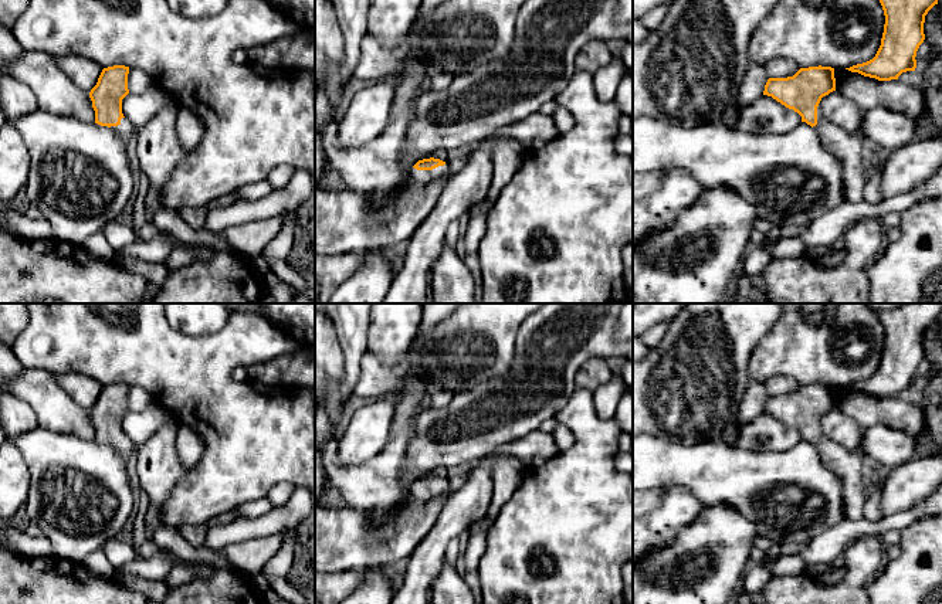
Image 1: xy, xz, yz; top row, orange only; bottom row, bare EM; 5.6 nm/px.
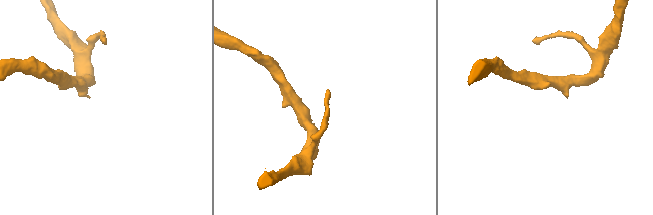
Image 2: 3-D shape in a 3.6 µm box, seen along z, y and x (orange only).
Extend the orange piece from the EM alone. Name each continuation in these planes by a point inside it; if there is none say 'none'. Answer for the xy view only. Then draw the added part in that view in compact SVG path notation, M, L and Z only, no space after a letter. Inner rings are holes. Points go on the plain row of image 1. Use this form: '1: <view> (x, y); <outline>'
1: xy (125, 448); M125 435L121 437L118 444L111 444L109 447L113 448L126 462L136 452L136 445L133 445Z

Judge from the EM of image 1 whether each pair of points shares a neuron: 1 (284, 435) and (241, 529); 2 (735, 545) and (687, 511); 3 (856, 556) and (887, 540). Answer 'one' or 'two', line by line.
1: two
2: two
3: two

